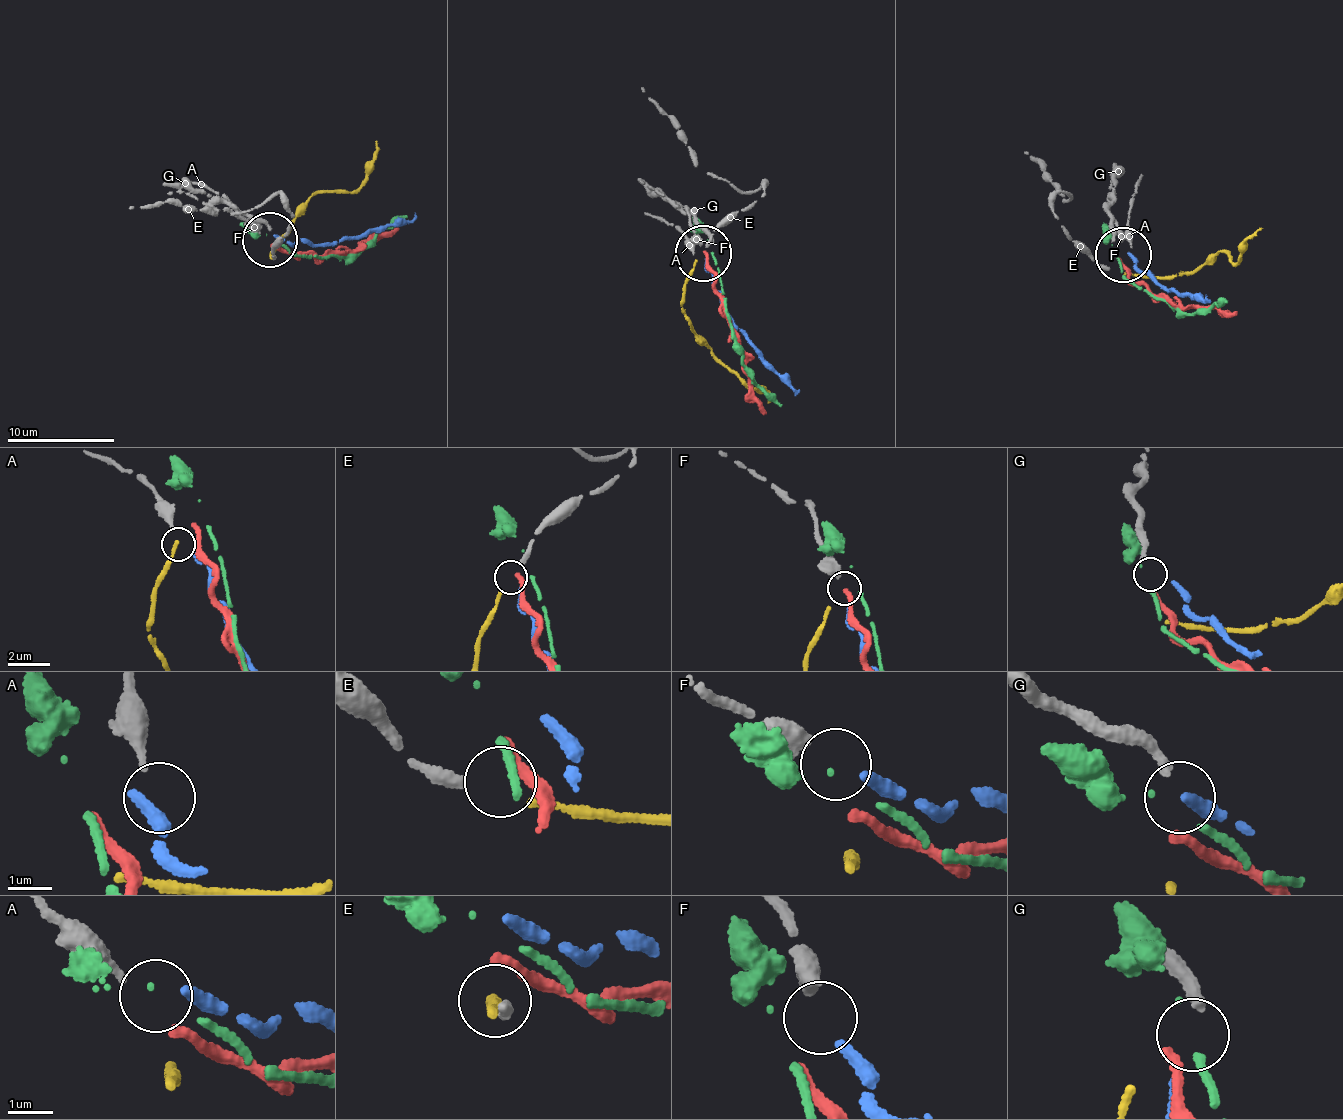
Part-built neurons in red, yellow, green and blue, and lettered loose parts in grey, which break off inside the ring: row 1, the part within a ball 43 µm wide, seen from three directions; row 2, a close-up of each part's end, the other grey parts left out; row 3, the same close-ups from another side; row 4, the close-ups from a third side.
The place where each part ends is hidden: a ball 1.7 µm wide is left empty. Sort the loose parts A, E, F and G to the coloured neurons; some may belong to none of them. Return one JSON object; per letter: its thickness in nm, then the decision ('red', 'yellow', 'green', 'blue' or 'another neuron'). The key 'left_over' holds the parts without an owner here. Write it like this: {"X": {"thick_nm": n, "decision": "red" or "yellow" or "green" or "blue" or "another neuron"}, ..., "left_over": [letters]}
{"A": {"thick_nm": 240, "decision": "another neuron"}, "E": {"thick_nm": 260, "decision": "yellow"}, "F": {"thick_nm": 500, "decision": "blue"}, "G": {"thick_nm": 240, "decision": "another neuron"}, "left_over": ["A", "G"]}

